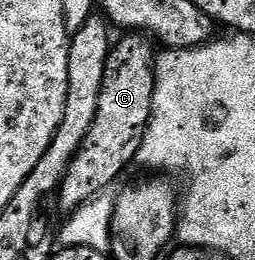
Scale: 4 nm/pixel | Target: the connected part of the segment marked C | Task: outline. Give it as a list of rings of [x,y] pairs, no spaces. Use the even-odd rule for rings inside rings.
[[[124,35],[111,46],[108,62],[105,64],[104,82],[98,99],[97,115],[90,127],[85,141],[81,144],[73,160],[69,163],[67,176],[64,177],[58,197],[68,197],[68,205],[91,200],[101,191],[107,190],[115,173],[120,173],[124,165],[132,165],[136,160],[136,152],[142,147],[144,136],[148,130],[148,120],[152,117],[152,100],[156,86],[154,68],[153,42],[144,35]]]

